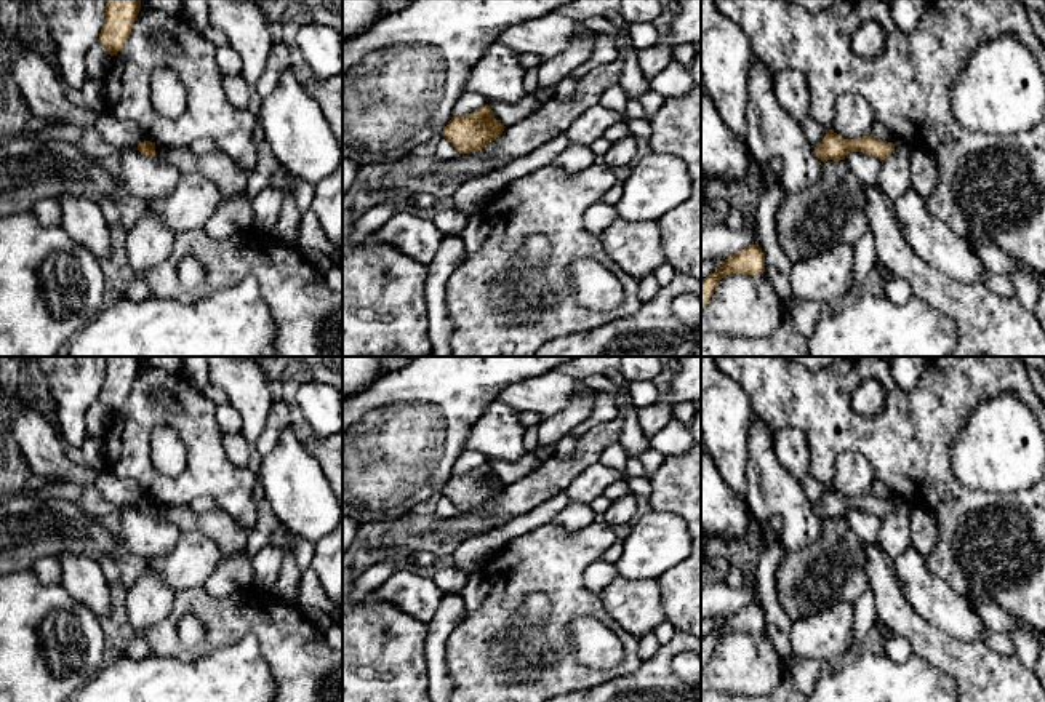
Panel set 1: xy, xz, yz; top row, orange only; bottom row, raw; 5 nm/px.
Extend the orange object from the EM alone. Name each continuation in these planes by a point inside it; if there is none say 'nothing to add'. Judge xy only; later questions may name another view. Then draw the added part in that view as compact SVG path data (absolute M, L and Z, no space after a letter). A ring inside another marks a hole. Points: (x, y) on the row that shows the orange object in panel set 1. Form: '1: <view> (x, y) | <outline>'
1: xy (231, 179) | M155 144L155 157L166 160L181 174L198 173L208 177L221 192L222 200L246 192L250 174L221 150L203 155L187 147L165 147Z

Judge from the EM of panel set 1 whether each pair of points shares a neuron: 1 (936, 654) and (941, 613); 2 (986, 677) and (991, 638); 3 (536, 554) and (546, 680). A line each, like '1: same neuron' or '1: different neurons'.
1: different neurons
2: different neurons
3: same neuron

